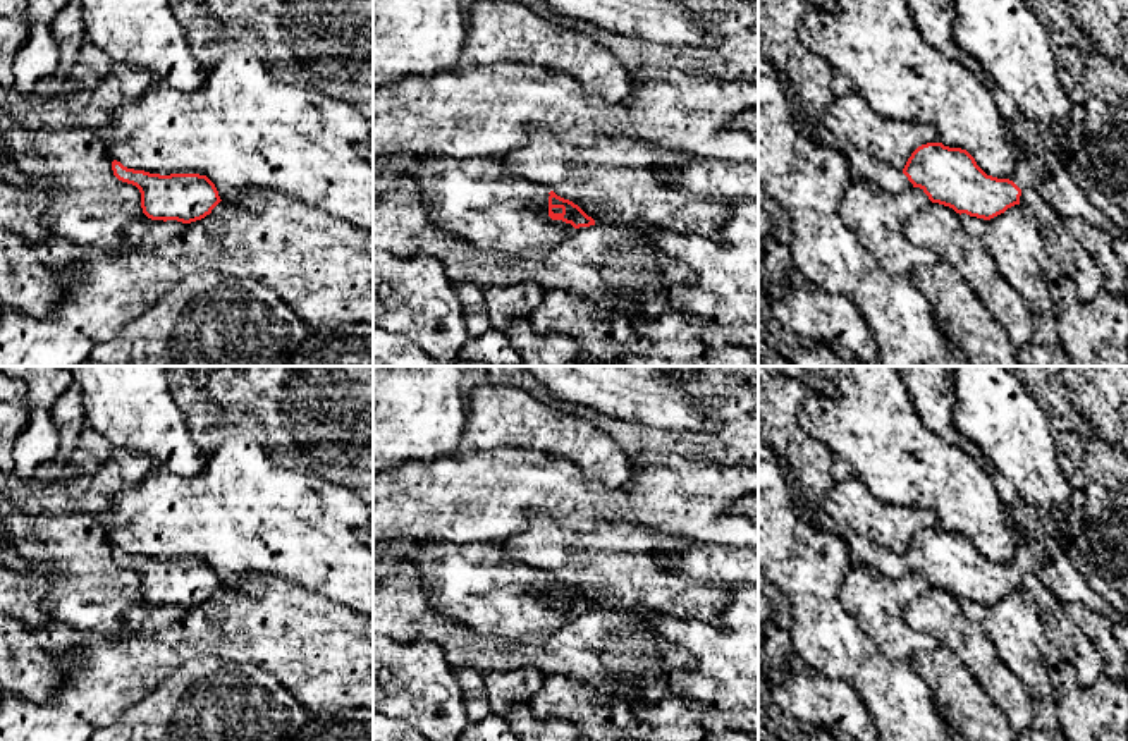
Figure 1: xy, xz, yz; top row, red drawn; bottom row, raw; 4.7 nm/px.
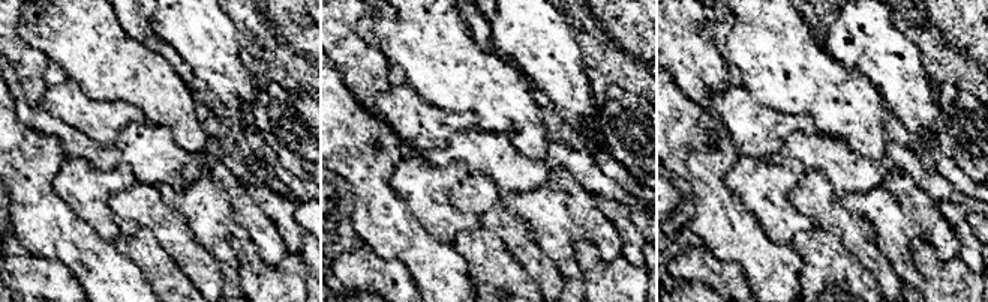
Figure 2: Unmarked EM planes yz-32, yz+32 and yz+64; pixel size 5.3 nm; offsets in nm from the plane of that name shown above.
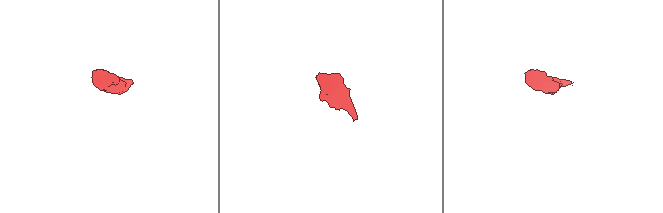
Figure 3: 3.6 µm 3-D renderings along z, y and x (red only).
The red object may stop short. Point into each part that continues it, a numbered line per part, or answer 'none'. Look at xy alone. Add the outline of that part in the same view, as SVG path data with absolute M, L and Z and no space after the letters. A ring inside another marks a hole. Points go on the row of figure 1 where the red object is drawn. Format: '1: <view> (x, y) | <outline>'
none

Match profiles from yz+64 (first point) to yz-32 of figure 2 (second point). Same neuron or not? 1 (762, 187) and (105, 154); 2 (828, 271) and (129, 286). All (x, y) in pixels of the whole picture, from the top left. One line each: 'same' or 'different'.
1: different
2: different

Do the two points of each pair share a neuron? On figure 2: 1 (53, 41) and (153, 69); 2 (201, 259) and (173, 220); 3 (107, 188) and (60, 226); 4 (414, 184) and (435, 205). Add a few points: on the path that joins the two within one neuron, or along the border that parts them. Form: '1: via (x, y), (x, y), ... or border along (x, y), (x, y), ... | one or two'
1: via (78, 41), (86, 41), (111, 66), (128, 69) | one
2: via (192, 250), (173, 229) | one
3: border along (53, 185), (54, 191), (92, 227) | two
4: via (419, 188), (431, 200) | one

